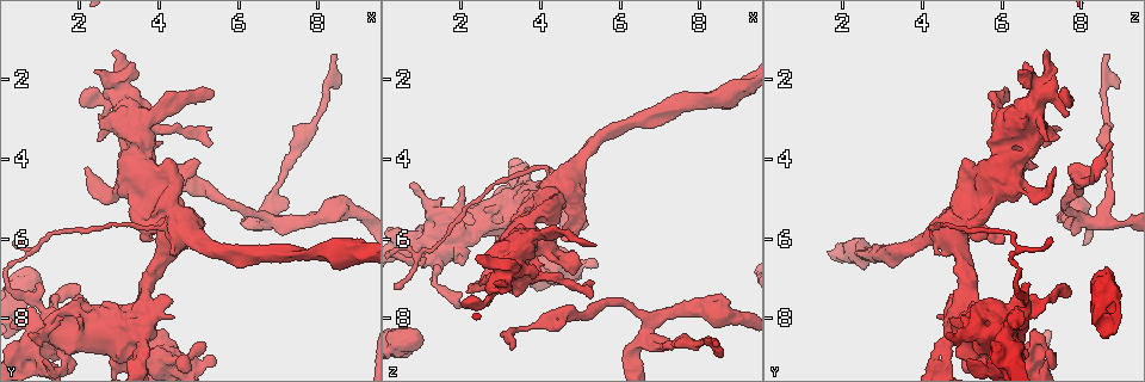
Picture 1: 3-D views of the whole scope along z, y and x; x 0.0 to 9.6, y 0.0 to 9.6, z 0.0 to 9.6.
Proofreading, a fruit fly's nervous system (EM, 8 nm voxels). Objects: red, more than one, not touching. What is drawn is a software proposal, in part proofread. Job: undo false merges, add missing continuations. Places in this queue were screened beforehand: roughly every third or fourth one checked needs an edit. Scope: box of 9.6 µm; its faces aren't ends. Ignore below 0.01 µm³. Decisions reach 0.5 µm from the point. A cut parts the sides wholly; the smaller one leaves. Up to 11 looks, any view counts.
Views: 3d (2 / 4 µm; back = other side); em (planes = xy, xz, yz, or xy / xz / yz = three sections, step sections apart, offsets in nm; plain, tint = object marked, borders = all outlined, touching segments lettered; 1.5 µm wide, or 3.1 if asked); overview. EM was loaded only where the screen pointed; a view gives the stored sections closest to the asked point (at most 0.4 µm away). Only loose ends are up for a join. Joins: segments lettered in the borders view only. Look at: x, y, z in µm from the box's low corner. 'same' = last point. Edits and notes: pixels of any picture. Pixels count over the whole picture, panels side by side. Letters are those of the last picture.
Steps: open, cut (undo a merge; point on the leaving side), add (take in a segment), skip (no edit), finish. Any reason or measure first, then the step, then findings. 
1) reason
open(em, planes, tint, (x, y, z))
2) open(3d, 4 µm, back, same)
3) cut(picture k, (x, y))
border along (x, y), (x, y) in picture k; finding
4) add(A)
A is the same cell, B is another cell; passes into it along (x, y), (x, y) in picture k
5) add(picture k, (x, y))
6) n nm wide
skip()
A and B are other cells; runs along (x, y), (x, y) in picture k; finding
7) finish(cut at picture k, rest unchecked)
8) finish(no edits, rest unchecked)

an open end
open(3d, 4 µm, (4.35, 7.95, 4.35))

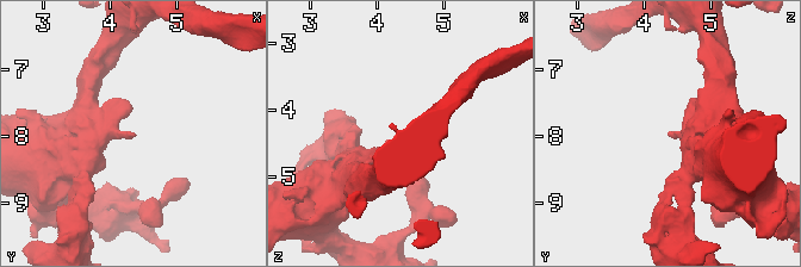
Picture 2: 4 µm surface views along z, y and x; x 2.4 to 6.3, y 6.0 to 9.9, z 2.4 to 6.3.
open(em, yz, step 4, tint, (4.30, 7.90, 4.35))

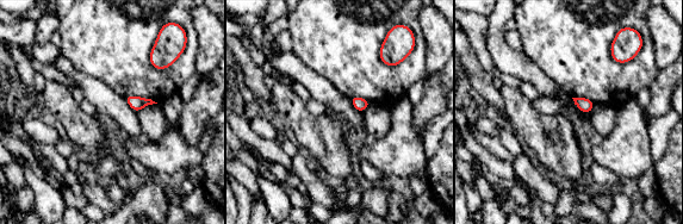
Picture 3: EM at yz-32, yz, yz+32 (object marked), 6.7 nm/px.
cut it another way
open(em, planes, borders, same)

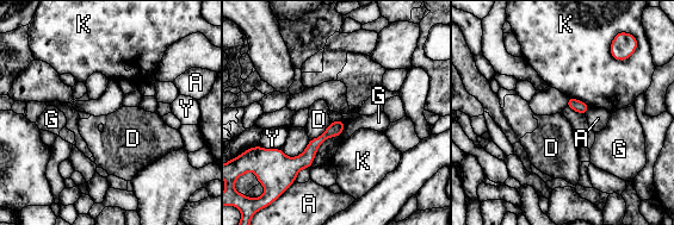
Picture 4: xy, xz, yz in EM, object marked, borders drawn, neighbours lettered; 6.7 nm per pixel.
skip()
A, D, G, K and Y are other cells; none of them fits

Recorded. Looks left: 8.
an open end
open(em, planes, borders, (3.30, 3.40, 7.40))

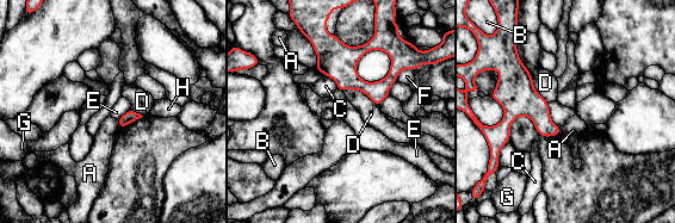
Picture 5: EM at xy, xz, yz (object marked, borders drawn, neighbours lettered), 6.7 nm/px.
skip()
A, B, C, D, E, F, G and H are other cells; border along (547, 103), (550, 118), (559, 127) in picture 5; no lettered segment goes on from it

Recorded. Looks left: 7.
thin end
open(em, xz, step 8, tint, (8.40, 1.40, 8.65))

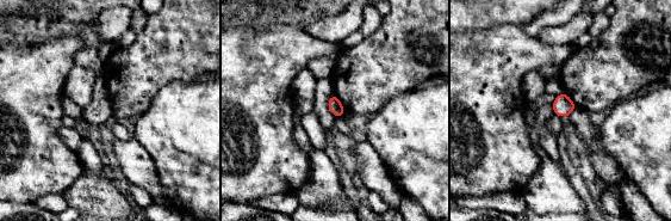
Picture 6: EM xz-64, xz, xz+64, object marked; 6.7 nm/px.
open(em, planes, borders, same)

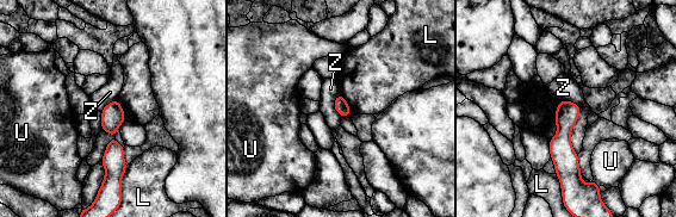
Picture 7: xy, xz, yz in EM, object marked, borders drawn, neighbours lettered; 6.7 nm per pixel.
skip()
L, U and Z are other cells; runs along (116, 104), (113, 172), (106, 179) in picture 7; no lettered segment goes on from it

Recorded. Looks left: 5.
free end
open(3d, 2 µm, back, (5.40, 2.30, 6.20))

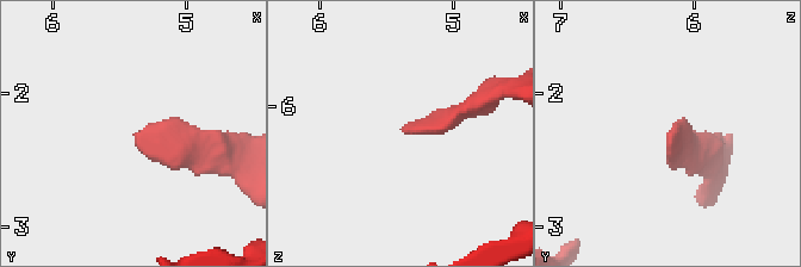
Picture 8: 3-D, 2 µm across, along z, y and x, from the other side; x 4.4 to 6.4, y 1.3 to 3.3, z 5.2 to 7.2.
now the EM
open(em, xz, step 8, tint, (5.42, 2.34, 6.16))

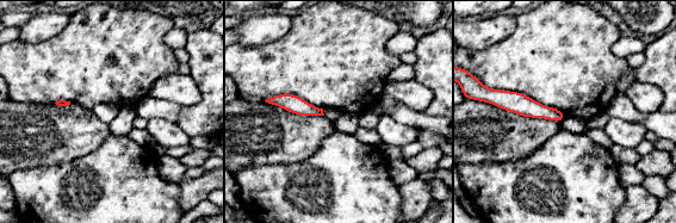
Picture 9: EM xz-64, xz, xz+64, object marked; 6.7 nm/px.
open(em, xz, step 8, borders, same)

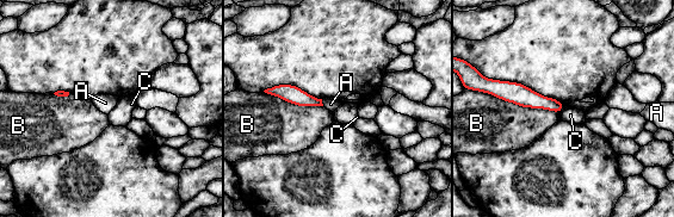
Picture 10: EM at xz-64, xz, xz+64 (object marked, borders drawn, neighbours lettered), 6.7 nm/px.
skip()
A, B and C are other cells; runs along (496, 92), (514, 92), (560, 106) in picture 10; none of them fits

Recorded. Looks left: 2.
finish(no edits, rest unchecked)

